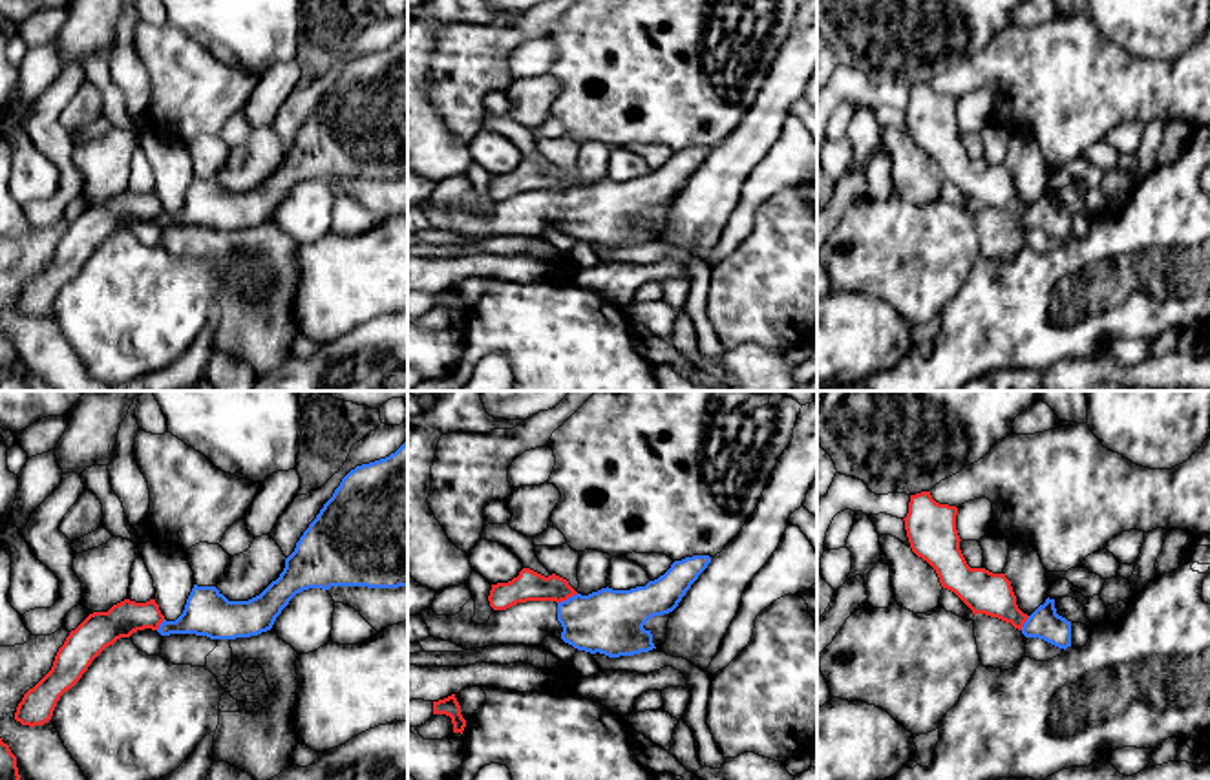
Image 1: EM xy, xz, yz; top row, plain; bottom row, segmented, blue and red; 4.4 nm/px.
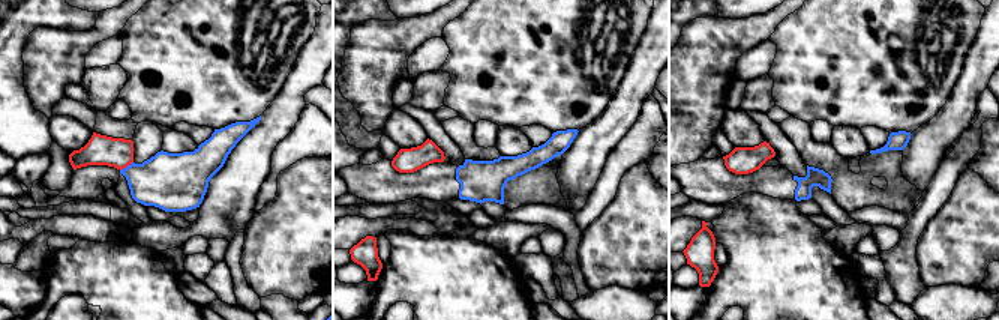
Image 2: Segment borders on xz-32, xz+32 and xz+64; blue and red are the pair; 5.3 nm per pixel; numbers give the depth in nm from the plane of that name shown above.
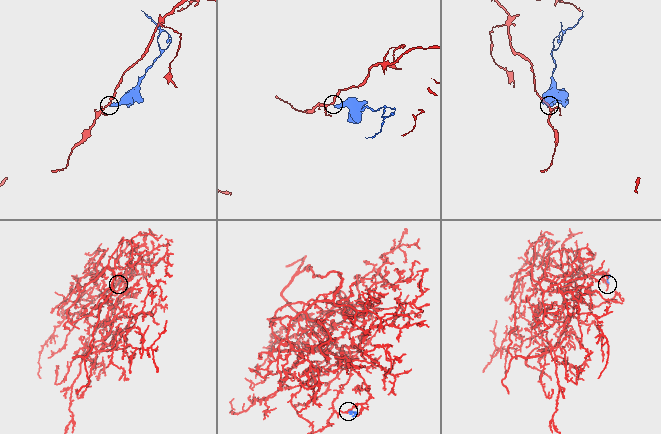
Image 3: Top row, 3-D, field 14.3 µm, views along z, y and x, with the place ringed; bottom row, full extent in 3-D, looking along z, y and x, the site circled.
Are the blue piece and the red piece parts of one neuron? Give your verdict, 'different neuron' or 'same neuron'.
different neuron

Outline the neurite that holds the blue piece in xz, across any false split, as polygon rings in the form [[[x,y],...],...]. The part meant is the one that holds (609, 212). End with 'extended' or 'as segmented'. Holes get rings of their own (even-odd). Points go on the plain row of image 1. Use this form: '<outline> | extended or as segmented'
[[[709,146],[674,152],[663,166],[631,181],[607,177],[561,194],[517,194],[495,201],[484,216],[472,212],[473,190],[455,206],[437,206],[430,197],[420,206],[431,228],[451,232],[464,241],[494,236],[541,237],[543,230],[552,227],[590,245],[634,247],[656,239],[643,216],[654,206],[673,203],[709,153]]] | extended

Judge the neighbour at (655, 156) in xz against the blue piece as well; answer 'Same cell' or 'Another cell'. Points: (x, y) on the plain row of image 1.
Another cell

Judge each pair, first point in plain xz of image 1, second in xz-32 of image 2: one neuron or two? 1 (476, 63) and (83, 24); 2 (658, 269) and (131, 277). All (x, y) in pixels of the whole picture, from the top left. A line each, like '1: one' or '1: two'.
1: two
2: two

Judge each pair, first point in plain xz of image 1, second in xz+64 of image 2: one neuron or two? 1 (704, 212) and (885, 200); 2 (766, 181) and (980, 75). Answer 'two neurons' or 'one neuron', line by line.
1: two neurons
2: two neurons

